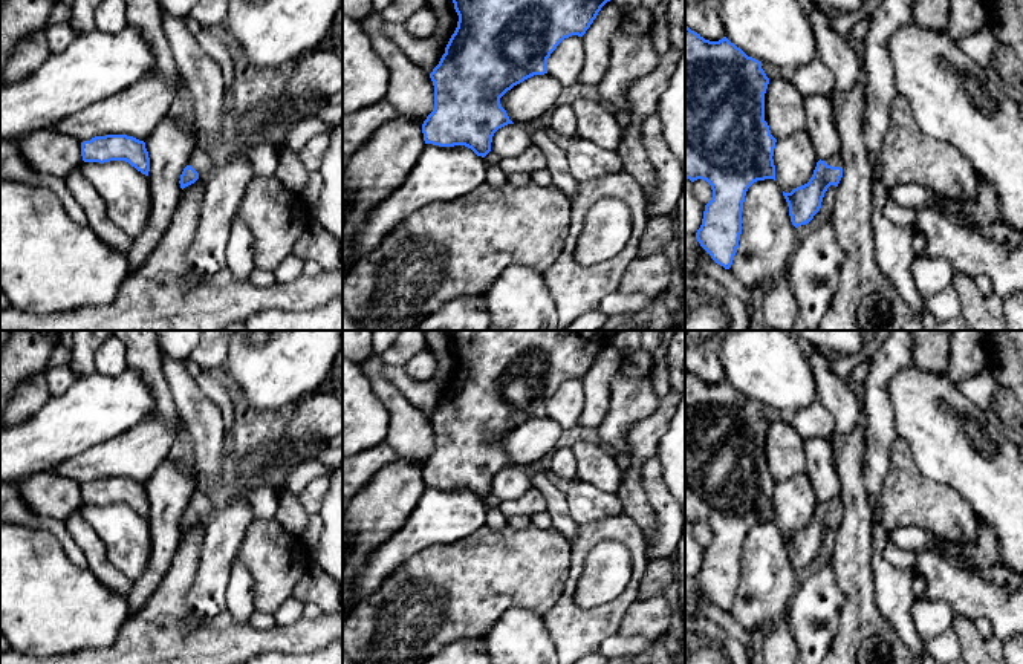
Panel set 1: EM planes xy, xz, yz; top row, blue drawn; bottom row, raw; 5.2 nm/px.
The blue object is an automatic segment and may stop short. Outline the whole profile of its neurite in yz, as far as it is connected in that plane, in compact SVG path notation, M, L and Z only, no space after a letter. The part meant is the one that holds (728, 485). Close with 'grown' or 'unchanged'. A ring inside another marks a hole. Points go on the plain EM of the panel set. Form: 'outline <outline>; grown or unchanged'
outline M685 369L685 520L702 522L711 528L713 540L705 548L702 568L696 575L700 589L711 601L729 612L742 577L742 554L748 531L765 522L775 523L774 491L777 482L765 464L765 436L769 421L762 404L748 399L726 379L710 384Z; unchanged

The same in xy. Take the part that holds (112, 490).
outline M127 477L95 479L81 485L84 505L125 503L142 517L148 519L150 500L145 485Z; unchanged

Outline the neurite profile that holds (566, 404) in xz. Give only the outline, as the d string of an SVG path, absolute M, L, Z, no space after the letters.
M583 379L564 381L547 401L547 418L557 421L564 430L576 425L584 410Z

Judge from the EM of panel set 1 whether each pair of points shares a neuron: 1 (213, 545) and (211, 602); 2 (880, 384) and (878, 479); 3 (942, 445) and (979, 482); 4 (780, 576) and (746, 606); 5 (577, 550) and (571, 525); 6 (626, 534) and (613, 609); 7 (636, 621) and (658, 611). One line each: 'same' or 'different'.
1: same
2: same
3: same
4: same
5: different
6: same
7: same

